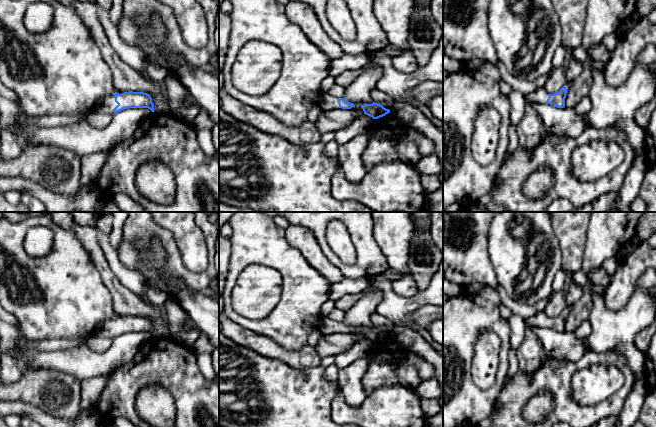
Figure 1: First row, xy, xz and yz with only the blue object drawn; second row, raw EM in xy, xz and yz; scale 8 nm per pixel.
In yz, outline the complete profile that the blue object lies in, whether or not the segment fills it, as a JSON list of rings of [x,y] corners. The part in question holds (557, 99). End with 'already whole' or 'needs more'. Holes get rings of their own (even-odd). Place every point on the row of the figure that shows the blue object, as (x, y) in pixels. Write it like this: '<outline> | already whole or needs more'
[[[565,85],[554,94],[548,94],[543,88],[538,88],[532,93],[525,95],[526,101],[533,101],[535,103],[546,103],[557,108],[565,107],[565,98],[567,94]]] | needs more

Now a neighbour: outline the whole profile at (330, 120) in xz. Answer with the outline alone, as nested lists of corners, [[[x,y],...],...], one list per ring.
[[[351,109],[326,110],[314,122],[321,133],[340,130],[357,119]]]

